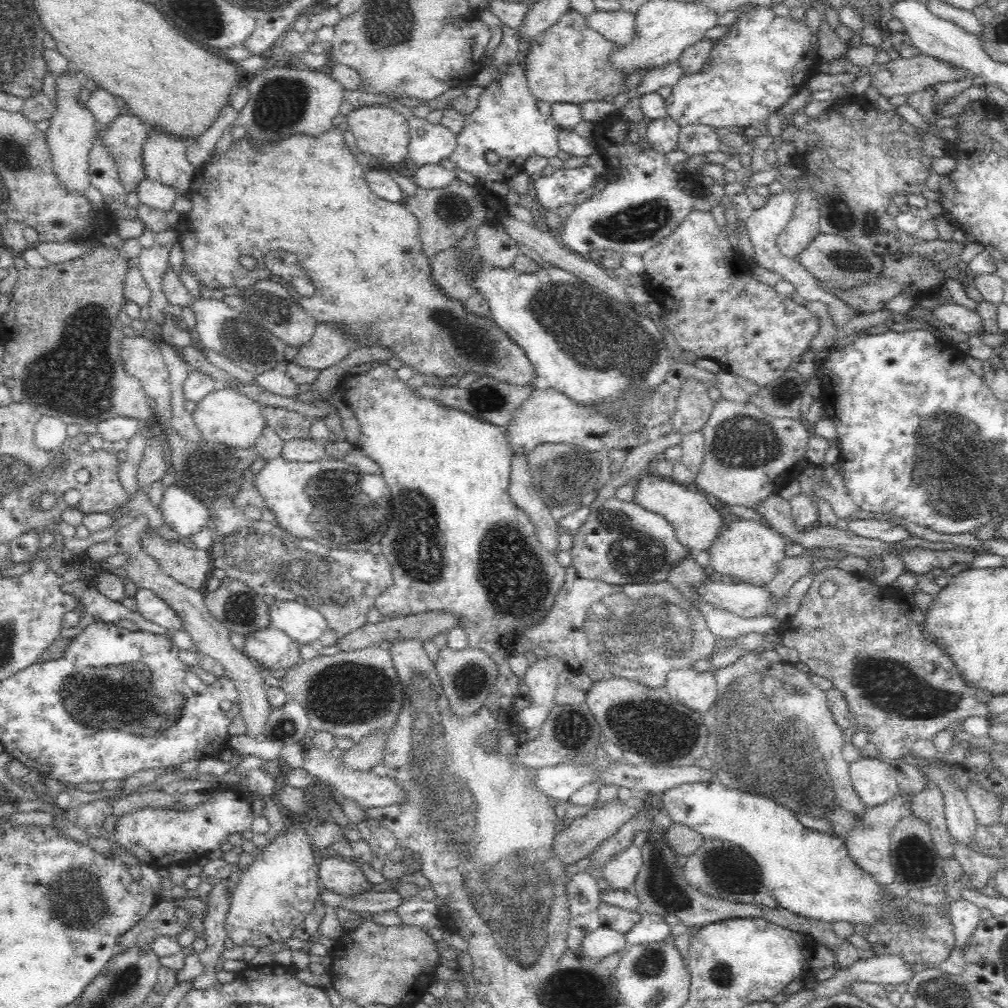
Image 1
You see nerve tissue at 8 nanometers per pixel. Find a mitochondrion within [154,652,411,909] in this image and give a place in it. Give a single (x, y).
(345, 695)

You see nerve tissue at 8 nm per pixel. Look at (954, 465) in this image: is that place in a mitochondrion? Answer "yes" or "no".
yes

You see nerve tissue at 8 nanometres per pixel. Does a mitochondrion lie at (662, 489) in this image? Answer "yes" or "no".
no

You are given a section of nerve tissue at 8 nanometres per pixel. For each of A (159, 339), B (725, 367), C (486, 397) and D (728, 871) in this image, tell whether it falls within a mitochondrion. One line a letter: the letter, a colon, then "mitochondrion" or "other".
A: other
B: other
C: mitochondrion
D: mitochondrion

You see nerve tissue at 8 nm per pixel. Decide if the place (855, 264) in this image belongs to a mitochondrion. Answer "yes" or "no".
yes

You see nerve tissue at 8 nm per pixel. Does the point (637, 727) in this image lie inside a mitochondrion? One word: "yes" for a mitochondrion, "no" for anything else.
yes

